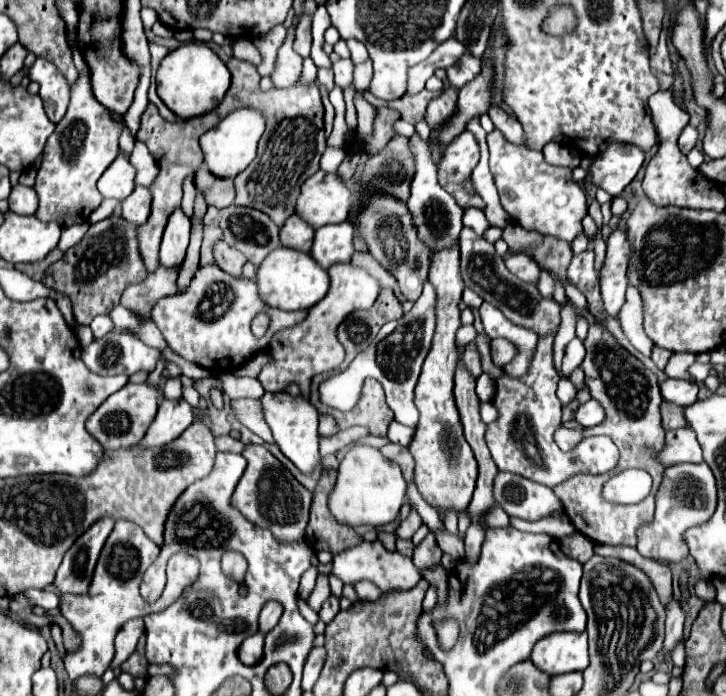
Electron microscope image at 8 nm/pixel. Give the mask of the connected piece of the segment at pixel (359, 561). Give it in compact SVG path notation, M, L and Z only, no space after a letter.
M380 540L376 542L362 542L362 546L356 546L356 548L348 548L340 554L334 556L334 562L332 562L332 572L344 582L344 584L354 584L358 580L370 580L374 582L382 592L388 592L388 590L396 590L396 588L412 588L416 586L416 582L422 578L418 568L412 564L412 558L410 556L404 556L400 552L388 552Z

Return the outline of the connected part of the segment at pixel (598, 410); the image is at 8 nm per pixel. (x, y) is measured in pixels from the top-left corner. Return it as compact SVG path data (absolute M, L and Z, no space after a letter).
M594 398L586 404L582 404L576 412L576 420L584 426L584 428L590 428L590 426L598 426L604 422L604 408L600 402L596 402Z

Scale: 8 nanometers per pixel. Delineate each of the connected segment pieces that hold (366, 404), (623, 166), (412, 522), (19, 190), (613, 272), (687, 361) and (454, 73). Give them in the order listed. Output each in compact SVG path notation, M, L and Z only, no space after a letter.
M324 374L322 376L316 376L312 380L312 390L310 390L310 400L312 400L312 404L320 412L332 414L336 418L340 430L346 430L350 426L364 426L374 436L386 436L386 428L394 420L394 414L392 414L392 410L388 408L386 400L384 400L384 390L382 390L382 384L378 380L372 380L372 378L366 378L364 380L362 392L360 392L360 400L356 402L356 406L350 412L332 410L330 406L324 406L320 402L318 386L324 380L326 380Z
M612 142L590 166L592 182L598 188L604 188L610 196L618 196L638 174L642 162L644 150L634 144Z
M410 508L410 516L400 522L400 528L396 530L396 536L400 536L400 538L412 538L412 534L420 528L420 524L422 524L422 518L418 516L418 512L414 508Z
M20 184L12 188L8 202L10 202L10 210L22 216L32 216L38 210L38 196L36 196L36 190L30 186Z
M614 230L608 238L608 252L604 270L600 276L604 308L610 316L616 318L620 306L624 304L624 294L628 288L628 260L630 260L630 240L626 230Z
M674 352L674 354L670 356L666 368L664 368L666 376L668 376L668 378L684 378L684 380L692 380L692 378L686 374L686 370L688 370L688 366L694 362L694 358L696 358L694 354Z
M464 54L458 58L458 62L452 68L446 68L448 80L452 82L452 86L462 88L480 72L480 64L482 64L480 58L474 58L472 54Z

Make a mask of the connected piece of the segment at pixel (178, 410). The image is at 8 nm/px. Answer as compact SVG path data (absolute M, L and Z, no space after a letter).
M180 398L180 400L164 400L158 406L156 420L150 424L148 432L140 440L140 448L148 446L164 446L176 440L190 424L192 424L192 408L190 404Z

